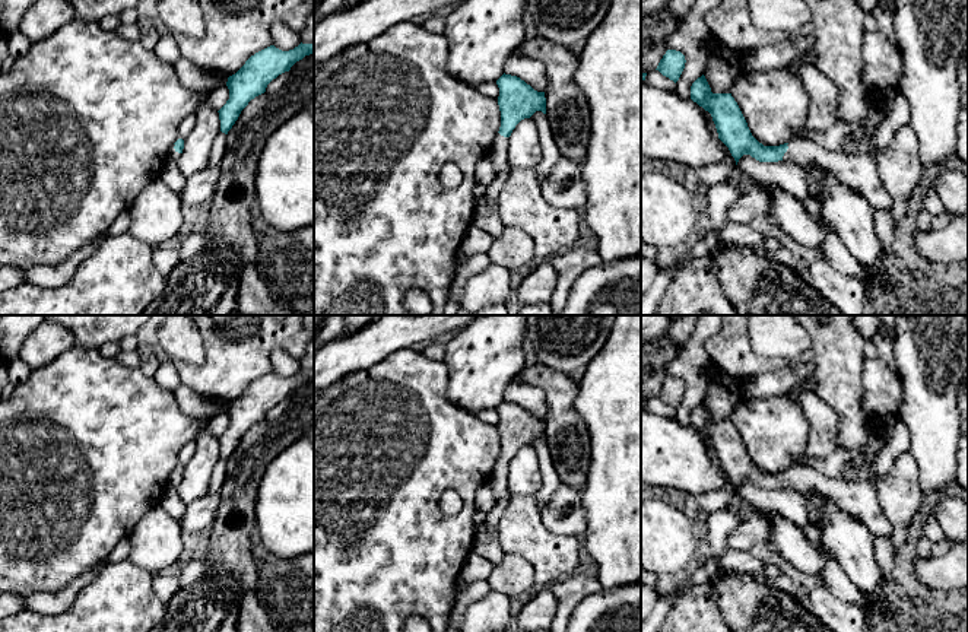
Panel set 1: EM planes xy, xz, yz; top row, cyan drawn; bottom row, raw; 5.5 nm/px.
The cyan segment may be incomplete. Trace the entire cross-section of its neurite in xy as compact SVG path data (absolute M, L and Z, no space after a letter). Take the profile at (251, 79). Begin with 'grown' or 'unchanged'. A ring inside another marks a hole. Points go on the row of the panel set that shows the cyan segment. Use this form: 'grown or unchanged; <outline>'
unchanged; M301 42L289 51L270 45L251 55L235 74L228 77L229 99L218 111L220 131L228 134L251 99L264 93L273 79L289 72L296 61L312 53L314 44Z

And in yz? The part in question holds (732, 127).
grown; M704 74L692 83L691 99L711 114L718 139L729 147L736 165L743 155L750 155L759 162L791 161L803 168L822 166L866 197L873 209L889 210L892 207L892 199L877 175L876 161L895 131L910 123L910 102L899 90L875 136L875 149L854 156L831 152L809 139L799 137L780 146L764 146L752 136L731 93L712 93Z

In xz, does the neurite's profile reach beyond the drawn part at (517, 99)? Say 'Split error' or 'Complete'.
Split error

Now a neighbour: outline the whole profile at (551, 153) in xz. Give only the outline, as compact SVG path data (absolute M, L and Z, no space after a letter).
M536 111L530 118L537 126L539 142L542 146L542 159L534 168L539 175L539 181L542 182L562 155L555 143L555 136L546 114Z

